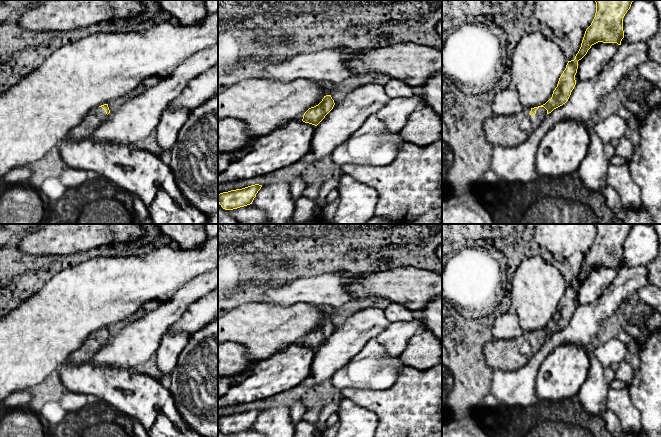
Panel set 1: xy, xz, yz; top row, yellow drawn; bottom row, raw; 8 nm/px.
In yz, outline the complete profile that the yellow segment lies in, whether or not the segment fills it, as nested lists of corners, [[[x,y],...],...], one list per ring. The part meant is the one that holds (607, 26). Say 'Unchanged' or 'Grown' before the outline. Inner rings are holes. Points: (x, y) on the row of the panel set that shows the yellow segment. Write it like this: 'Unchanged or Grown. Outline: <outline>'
Grown. Outline: [[[595,0],[596,13],[591,25],[586,29],[581,47],[574,60],[568,61],[561,74],[552,97],[543,105],[524,108],[514,115],[492,114],[484,123],[484,135],[493,146],[515,147],[523,143],[537,129],[545,116],[565,104],[576,85],[575,75],[578,61],[592,45],[617,43],[624,38],[623,18],[634,0]]]

